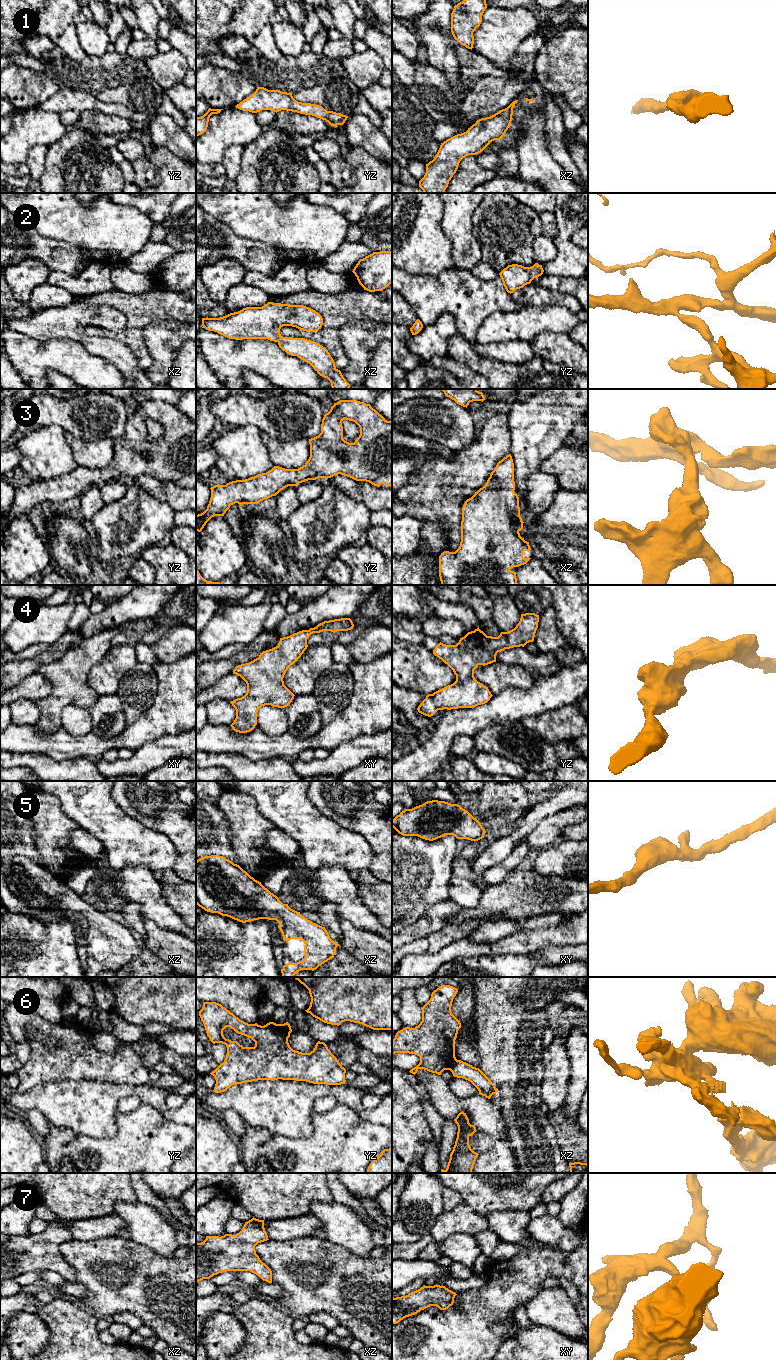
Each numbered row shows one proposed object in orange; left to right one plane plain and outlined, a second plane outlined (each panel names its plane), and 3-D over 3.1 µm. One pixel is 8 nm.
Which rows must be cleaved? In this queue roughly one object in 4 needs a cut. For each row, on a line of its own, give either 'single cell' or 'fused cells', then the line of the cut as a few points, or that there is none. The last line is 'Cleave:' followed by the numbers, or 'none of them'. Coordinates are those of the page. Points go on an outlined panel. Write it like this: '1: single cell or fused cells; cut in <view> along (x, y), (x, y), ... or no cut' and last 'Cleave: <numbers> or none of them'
1: single cell; no cut
2: single cell; no cut
3: single cell; no cut
4: single cell; no cut
5: single cell; no cut
6: fused cells; cut in xz along (456, 1059), (449, 1069)
7: single cell; no cut
Cleave: 6

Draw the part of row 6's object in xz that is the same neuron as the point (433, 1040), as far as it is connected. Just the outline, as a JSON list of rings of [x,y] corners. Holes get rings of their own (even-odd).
[[[441,985],[431,994],[430,1000],[422,1007],[422,1021],[415,1028],[405,1027],[398,1031],[392,1040],[392,1055],[409,1053],[420,1057],[420,1063],[409,1072],[416,1074],[419,1069],[441,1075],[444,1070],[450,1070],[456,1061],[455,1040],[460,1021],[452,1014],[451,1006],[458,989],[450,985]]]

